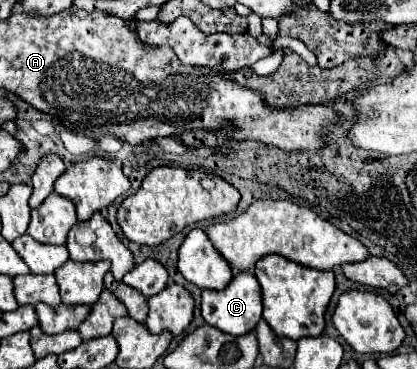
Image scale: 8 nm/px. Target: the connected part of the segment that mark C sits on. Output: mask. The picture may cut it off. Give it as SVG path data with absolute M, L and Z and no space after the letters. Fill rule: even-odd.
M248 272L248 274L238 274L232 278L232 282L224 290L204 290L202 292L202 318L232 336L242 336L248 334L256 328L258 320L262 318L262 292L258 278Z

